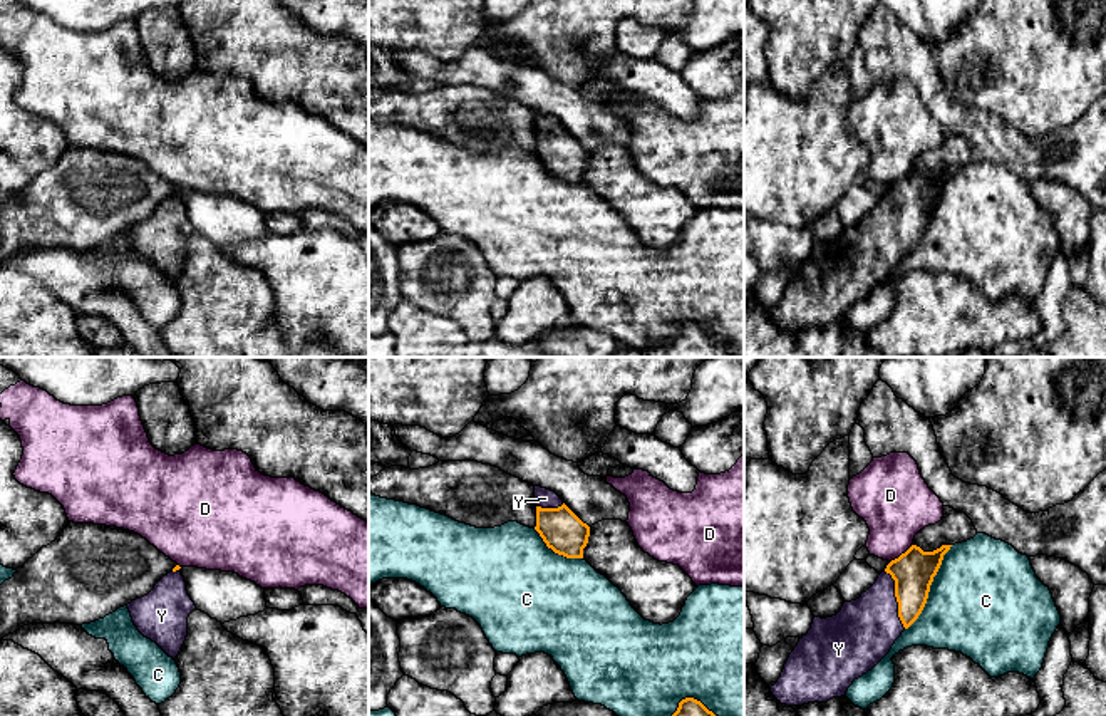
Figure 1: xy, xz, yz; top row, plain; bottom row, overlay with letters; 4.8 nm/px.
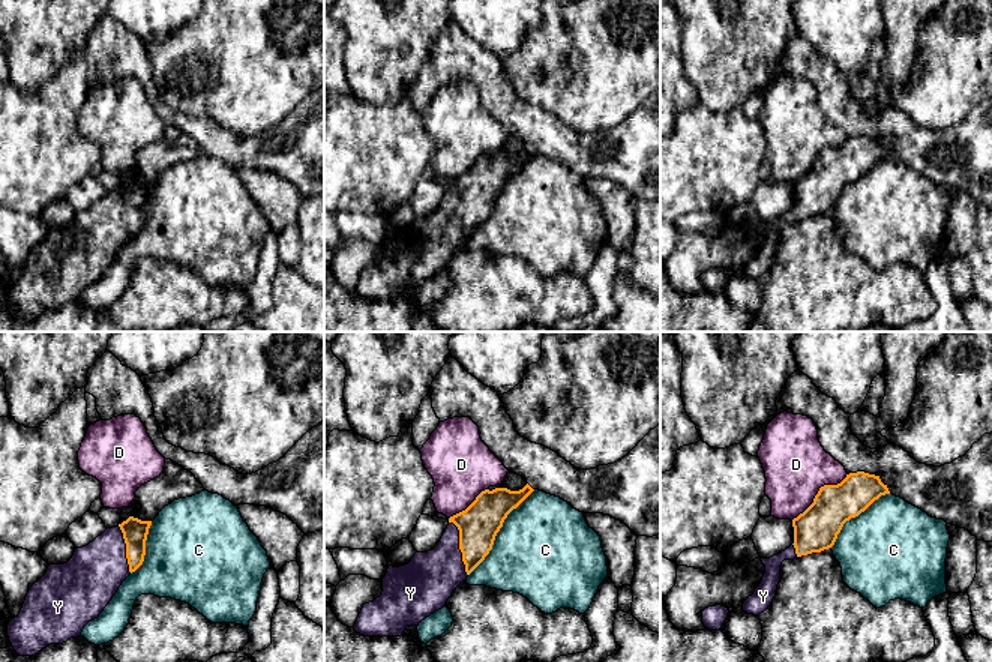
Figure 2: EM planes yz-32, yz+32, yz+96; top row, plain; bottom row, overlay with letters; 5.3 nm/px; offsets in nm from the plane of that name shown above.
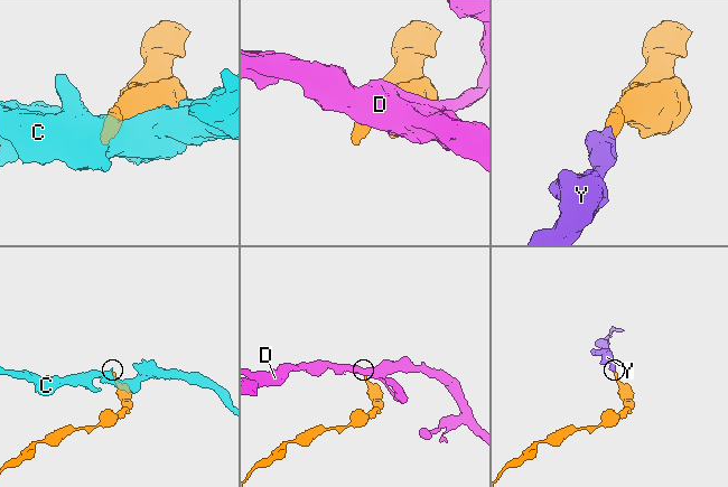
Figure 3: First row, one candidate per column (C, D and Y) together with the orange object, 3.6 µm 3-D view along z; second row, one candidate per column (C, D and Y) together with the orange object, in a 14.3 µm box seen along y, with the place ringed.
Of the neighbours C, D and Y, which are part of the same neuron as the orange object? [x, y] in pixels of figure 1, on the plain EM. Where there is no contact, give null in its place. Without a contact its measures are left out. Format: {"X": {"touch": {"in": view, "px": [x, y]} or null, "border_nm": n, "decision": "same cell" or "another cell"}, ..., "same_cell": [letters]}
{"C": {"touch": {"in": "yz", "px": [929, 212]}, "border_nm": 460, "decision": "another cell"}, "D": {"touch": {"in": "yz", "px": [902, 178]}, "border_nm": 140, "decision": "another cell"}, "Y": {"touch": {"in": "yz", "px": [897, 223]}, "border_nm": 300, "decision": "same cell"}, "same_cell": ["Y"]}

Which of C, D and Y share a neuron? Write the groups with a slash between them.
C / D / Y

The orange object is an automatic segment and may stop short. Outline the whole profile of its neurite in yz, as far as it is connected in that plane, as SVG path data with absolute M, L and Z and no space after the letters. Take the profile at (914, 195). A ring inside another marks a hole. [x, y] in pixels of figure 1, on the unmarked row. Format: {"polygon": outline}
{"polygon": "M912 169L886 189L860 223L845 226L833 241L814 241L808 258L799 263L789 278L781 302L771 310L773 320L786 330L826 327L846 320L853 305L871 295L890 277L902 257L918 243L927 228L933 201L950 171L942 169L933 176L923 176Z"}

